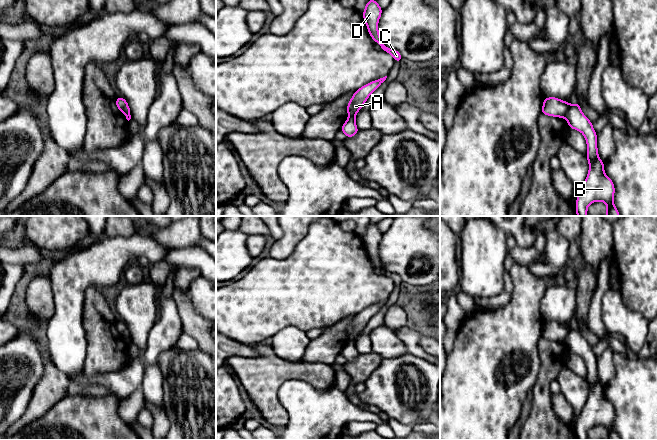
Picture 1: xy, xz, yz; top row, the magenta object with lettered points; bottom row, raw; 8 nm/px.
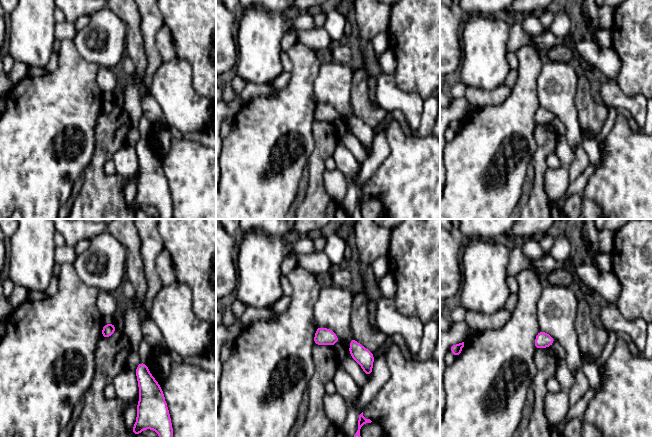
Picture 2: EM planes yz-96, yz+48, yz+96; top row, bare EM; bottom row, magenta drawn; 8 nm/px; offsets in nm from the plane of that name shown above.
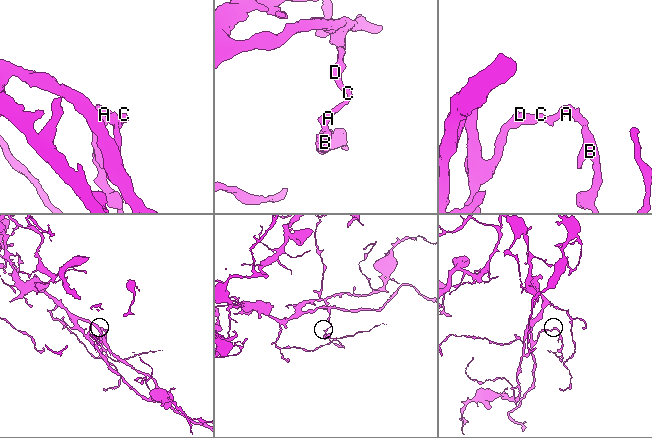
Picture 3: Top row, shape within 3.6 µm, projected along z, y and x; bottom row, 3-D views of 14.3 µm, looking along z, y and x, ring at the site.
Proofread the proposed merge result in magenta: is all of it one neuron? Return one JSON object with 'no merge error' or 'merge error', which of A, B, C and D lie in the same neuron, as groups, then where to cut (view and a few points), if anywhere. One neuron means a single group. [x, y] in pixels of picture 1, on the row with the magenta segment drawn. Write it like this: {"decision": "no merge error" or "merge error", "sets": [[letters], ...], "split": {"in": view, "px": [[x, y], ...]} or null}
{"decision": "merge error", "sets": [["A", "C", "D"], ["B"]], "split": {"in": "yz", "px": [[570, 104], [564, 116]]}}

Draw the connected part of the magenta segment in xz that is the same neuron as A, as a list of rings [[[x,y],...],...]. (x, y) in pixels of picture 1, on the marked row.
[[[387,76],[374,80],[358,90],[354,91],[352,98],[347,104],[348,117],[355,117],[358,111],[366,103],[368,97],[386,80]]]

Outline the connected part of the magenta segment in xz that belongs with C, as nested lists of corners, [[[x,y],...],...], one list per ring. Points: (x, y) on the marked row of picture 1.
[[[369,0],[363,11],[364,22],[367,26],[371,38],[380,45],[381,50],[393,56],[395,62],[401,62],[402,55],[398,50],[391,49],[384,45],[378,31],[378,22],[381,17],[383,9],[378,5],[377,0]]]

